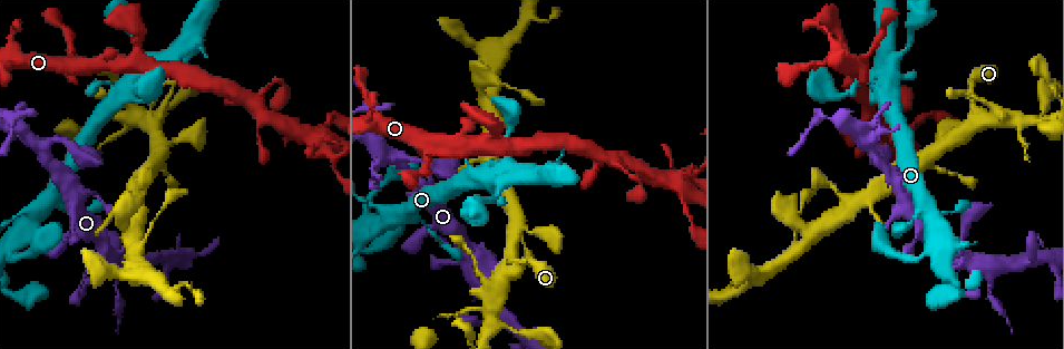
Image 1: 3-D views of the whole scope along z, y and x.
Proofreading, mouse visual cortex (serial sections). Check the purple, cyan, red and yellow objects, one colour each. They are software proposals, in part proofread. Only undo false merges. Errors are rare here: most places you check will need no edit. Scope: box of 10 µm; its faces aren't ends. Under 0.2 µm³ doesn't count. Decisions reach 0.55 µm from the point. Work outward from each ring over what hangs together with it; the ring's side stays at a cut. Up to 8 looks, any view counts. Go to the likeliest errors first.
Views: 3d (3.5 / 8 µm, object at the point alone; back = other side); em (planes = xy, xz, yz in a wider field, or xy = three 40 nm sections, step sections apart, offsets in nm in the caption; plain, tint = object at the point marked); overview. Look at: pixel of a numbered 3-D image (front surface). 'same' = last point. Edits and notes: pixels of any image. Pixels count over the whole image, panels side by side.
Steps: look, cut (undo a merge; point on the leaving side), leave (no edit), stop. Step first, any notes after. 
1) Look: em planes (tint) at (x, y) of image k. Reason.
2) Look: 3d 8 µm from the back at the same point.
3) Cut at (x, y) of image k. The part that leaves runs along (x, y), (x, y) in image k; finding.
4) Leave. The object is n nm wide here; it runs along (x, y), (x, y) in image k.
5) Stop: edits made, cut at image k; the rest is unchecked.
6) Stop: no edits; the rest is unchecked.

Look: 3d 3.5 µm at (501, 181) of image 1. Abrupt turn.

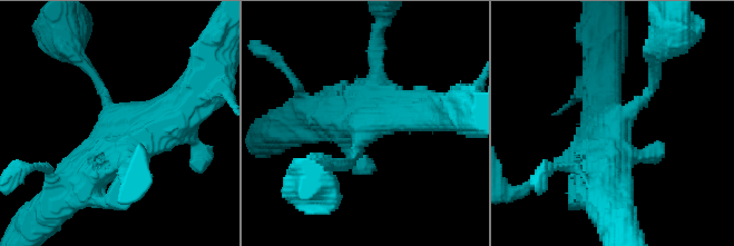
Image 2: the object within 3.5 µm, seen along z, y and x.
Look: em xy step 2 (tint) at (362, 129) of image 2. Shape alone is not enough.

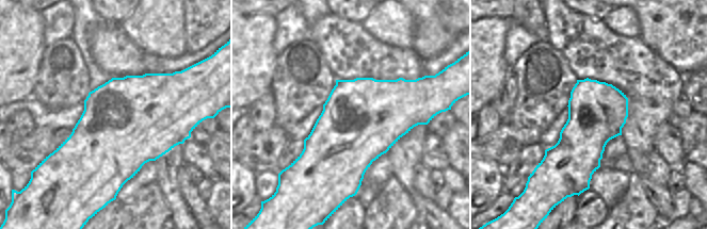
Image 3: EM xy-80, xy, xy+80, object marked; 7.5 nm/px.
Leave. It runs along (55, 204), (119, 136), (175, 105) in image 2; all the same cell.

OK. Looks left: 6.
Look: 3d 8 µm at (318, 141) of image 1. Calibre changes.

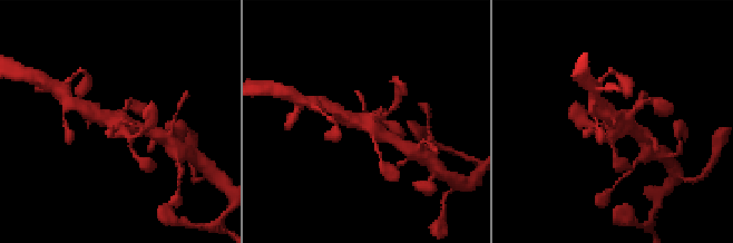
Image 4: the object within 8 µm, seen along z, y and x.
Look: 3d 3.5 µm from the back at the same point.

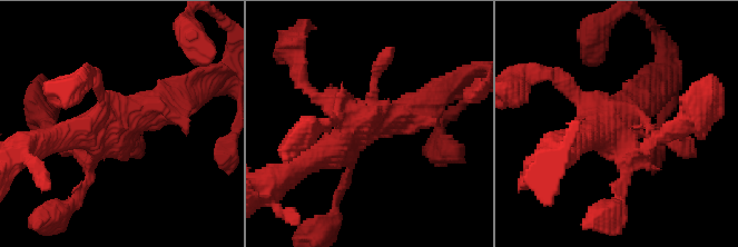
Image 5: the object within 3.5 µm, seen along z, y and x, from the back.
Look: em xy step 5 (tint) at (118, 123) of image 5.

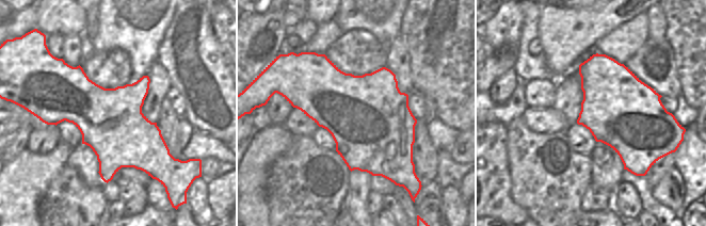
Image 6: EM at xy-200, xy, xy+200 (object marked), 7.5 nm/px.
Leave. It runs along (430, 99), (354, 136), (347, 174) in image 5; one cell here.

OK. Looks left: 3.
Look: 3d 8 µm at (107, 254) of image 1. Branch point.

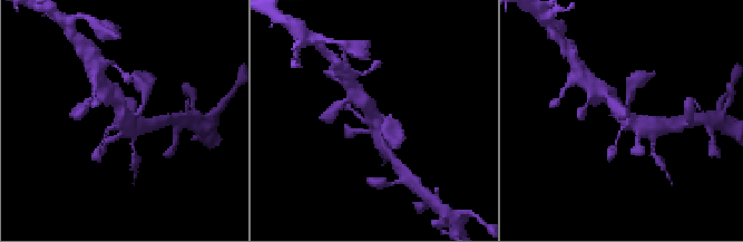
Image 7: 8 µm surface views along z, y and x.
Look: em xy step 1 (tint) at the same point. Need the tissue.

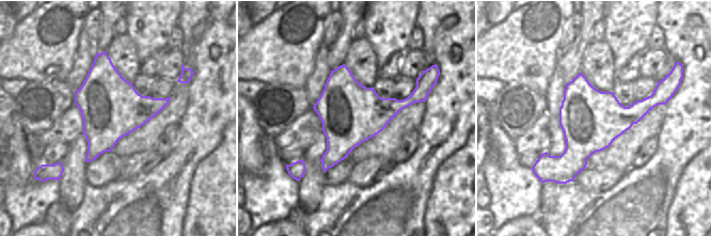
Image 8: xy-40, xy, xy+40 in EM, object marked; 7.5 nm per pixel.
Leave. It runs along (608, 95), (633, 123), (654, 128) in image 7; all the same cell.

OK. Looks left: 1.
Stop: no edits; the rest is unchecked.

